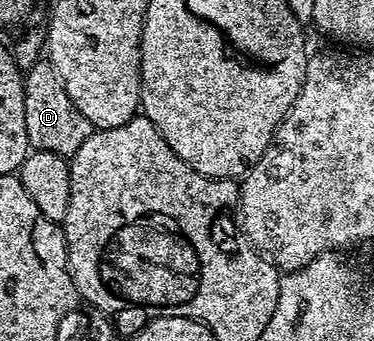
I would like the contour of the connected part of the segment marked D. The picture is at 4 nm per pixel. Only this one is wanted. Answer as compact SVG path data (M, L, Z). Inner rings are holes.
M41 58L23 73L24 105L26 106L26 134L29 145L37 152L53 152L71 158L80 149L82 142L90 138L94 131L92 123L70 102L66 86L62 86L59 74L51 60Z

